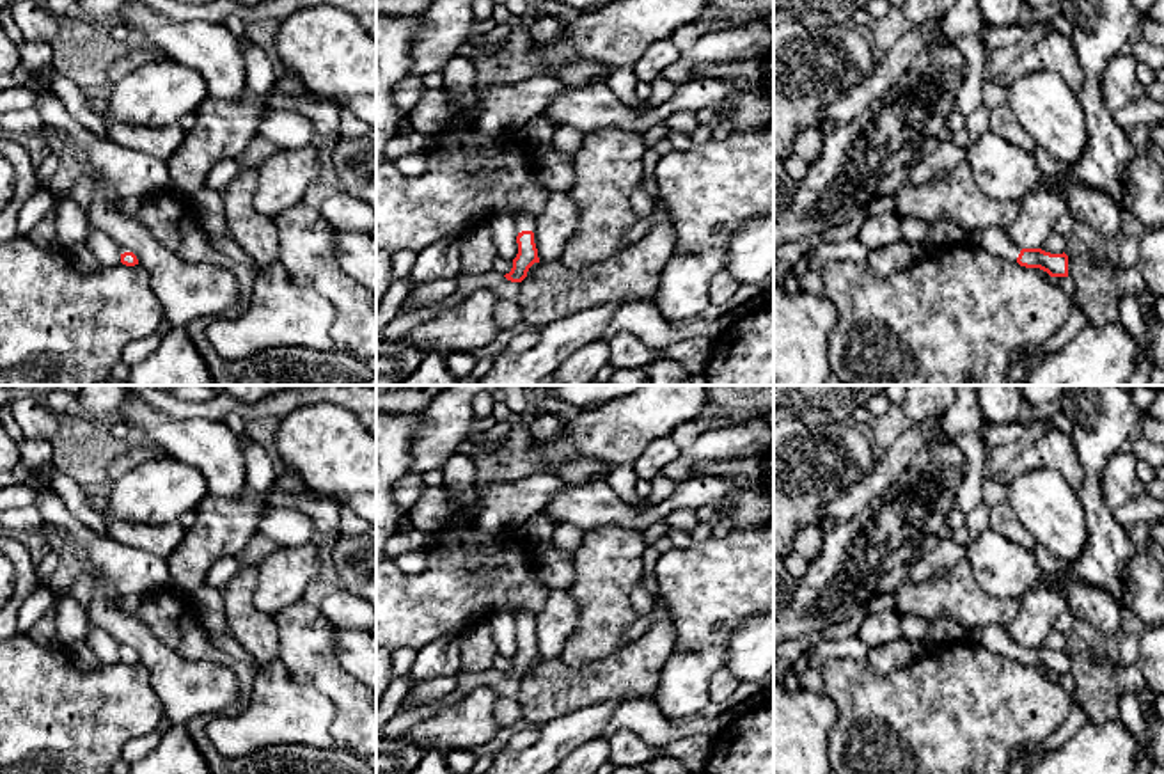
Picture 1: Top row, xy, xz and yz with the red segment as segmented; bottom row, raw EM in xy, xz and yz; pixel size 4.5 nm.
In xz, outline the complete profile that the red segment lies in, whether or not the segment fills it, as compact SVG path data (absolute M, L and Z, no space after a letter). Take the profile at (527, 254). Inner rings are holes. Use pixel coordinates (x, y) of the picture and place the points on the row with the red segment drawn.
M520 213L515 217L516 220L516 243L518 243L518 254L513 259L513 268L504 277L511 282L522 282L527 277L529 268L534 263L539 263L538 249L534 243L534 218L529 213Z

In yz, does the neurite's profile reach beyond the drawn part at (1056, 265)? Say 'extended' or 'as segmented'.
extended

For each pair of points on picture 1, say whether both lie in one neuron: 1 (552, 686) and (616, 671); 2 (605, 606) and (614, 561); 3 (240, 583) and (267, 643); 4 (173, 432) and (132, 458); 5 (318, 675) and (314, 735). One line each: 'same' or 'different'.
1: same
2: same
3: same
4: different
5: different

